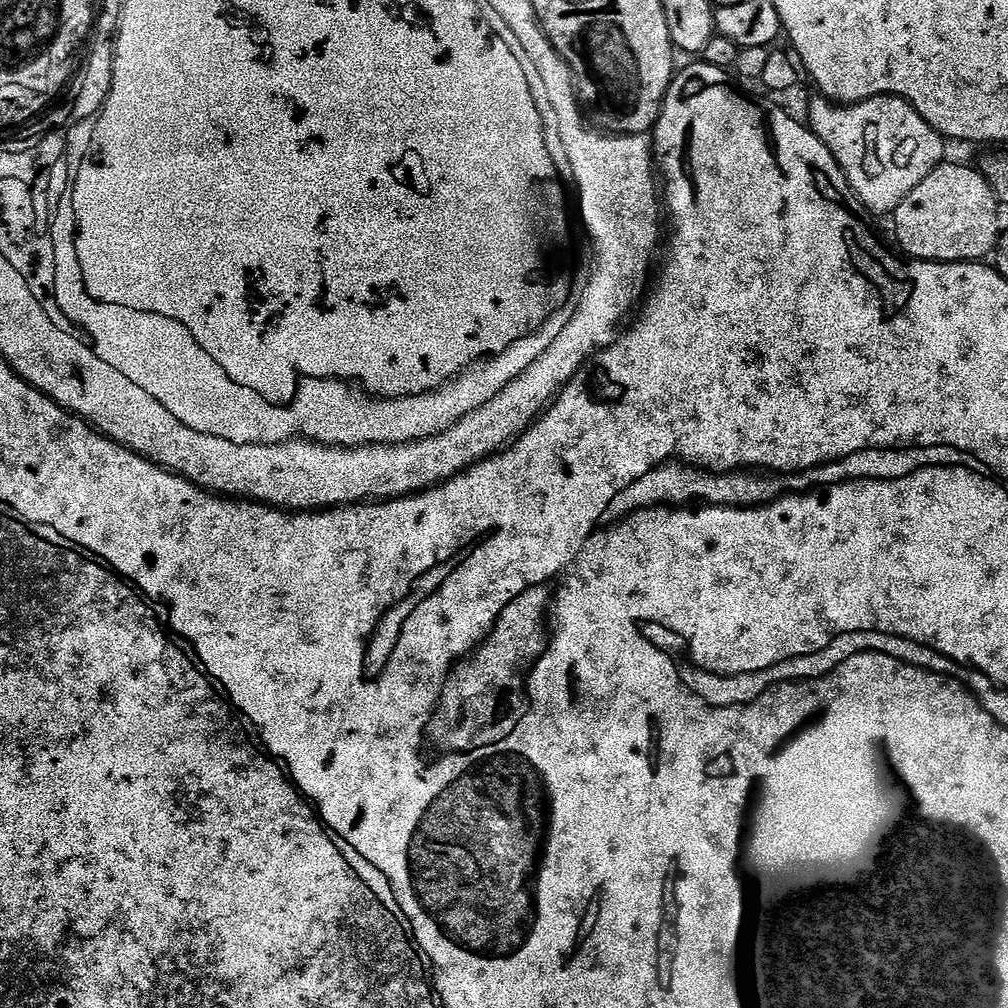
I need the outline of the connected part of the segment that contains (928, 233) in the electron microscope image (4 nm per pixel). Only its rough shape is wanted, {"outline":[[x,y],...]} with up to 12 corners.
{"outline":[[942,162],[896,207],[899,251],[980,262],[1001,205],[975,167]]}

